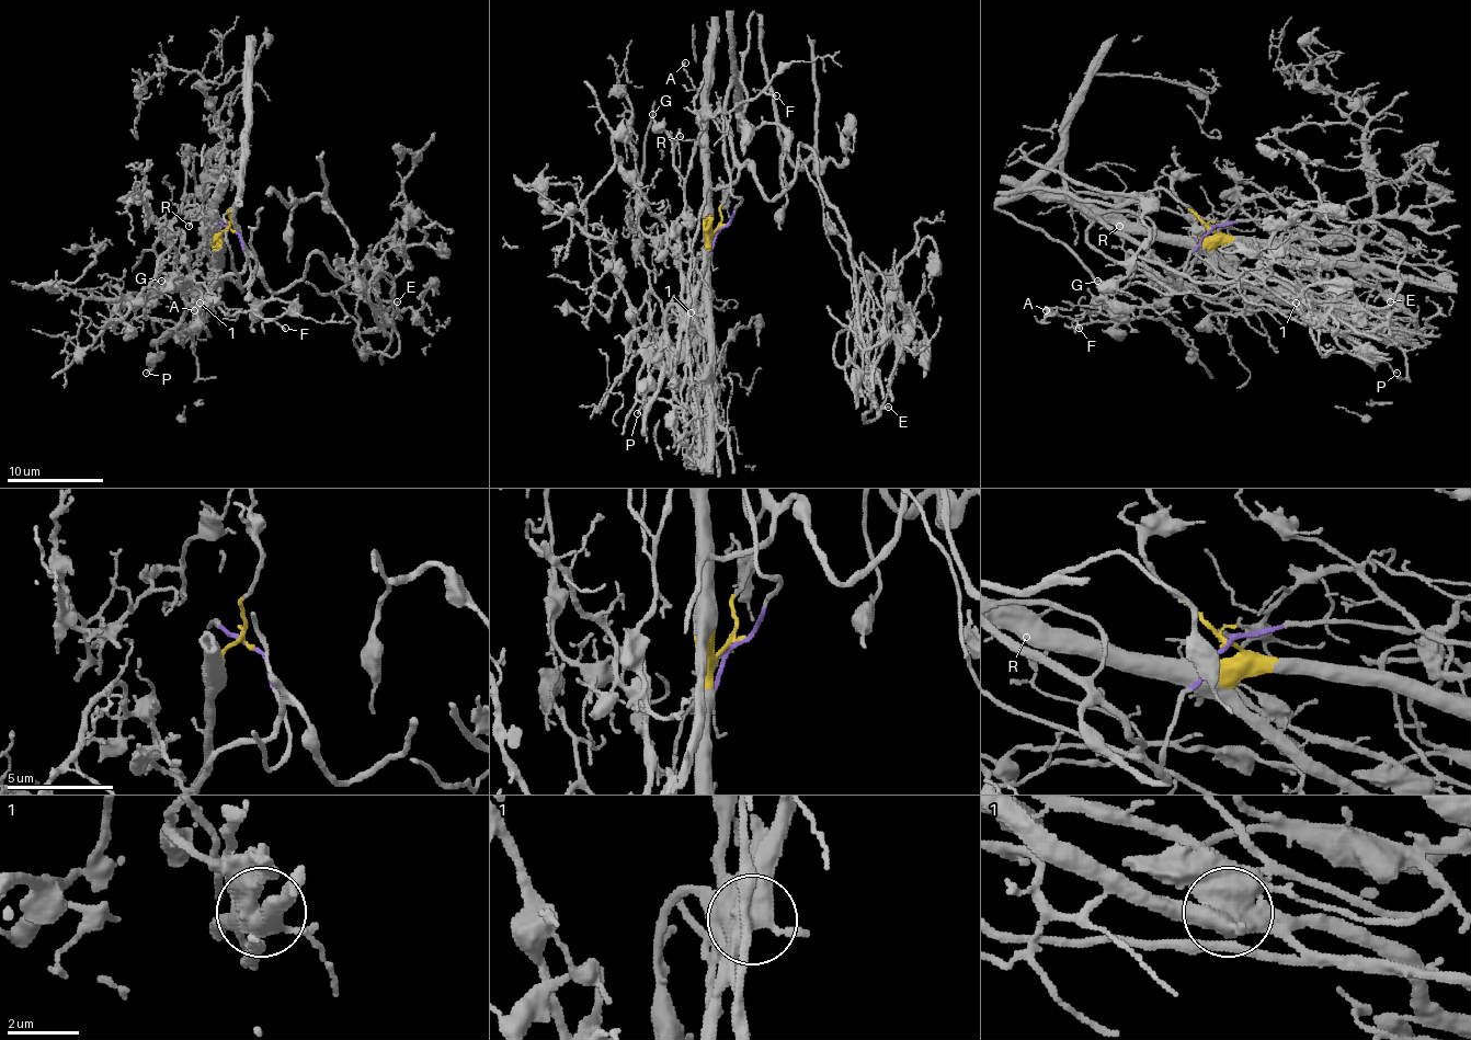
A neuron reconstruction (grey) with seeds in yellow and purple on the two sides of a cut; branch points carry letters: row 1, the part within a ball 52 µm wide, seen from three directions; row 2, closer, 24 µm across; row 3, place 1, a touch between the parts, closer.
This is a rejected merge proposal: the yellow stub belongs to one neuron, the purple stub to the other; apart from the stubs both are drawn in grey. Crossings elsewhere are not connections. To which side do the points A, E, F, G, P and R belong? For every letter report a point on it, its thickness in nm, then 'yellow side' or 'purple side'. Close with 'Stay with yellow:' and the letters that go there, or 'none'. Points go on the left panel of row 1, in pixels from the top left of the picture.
A: place (194, 310); calibre 120 nm; yellow side
E: place (397, 301); calibre 120 nm; purple side
F: place (285, 328); calibre 160 nm; yellow side
G: place (161, 281); calibre 170 nm; yellow side
P: place (146, 373); calibre 100 nm; yellow side
R: place (189, 226); calibre 100 nm; yellow side
Stay with yellow: A, F, G, P, R

